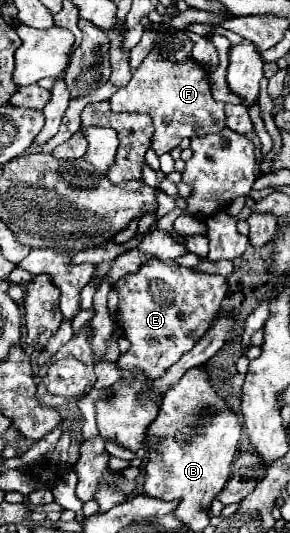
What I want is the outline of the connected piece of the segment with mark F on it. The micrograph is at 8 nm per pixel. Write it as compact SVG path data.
M152 50L144 58L132 74L132 80L110 98L110 106L114 112L140 112L152 116L156 128L152 136L152 150L158 156L172 152L182 138L220 132L226 126L224 104L212 98L206 70L194 60L172 62L158 50Z

